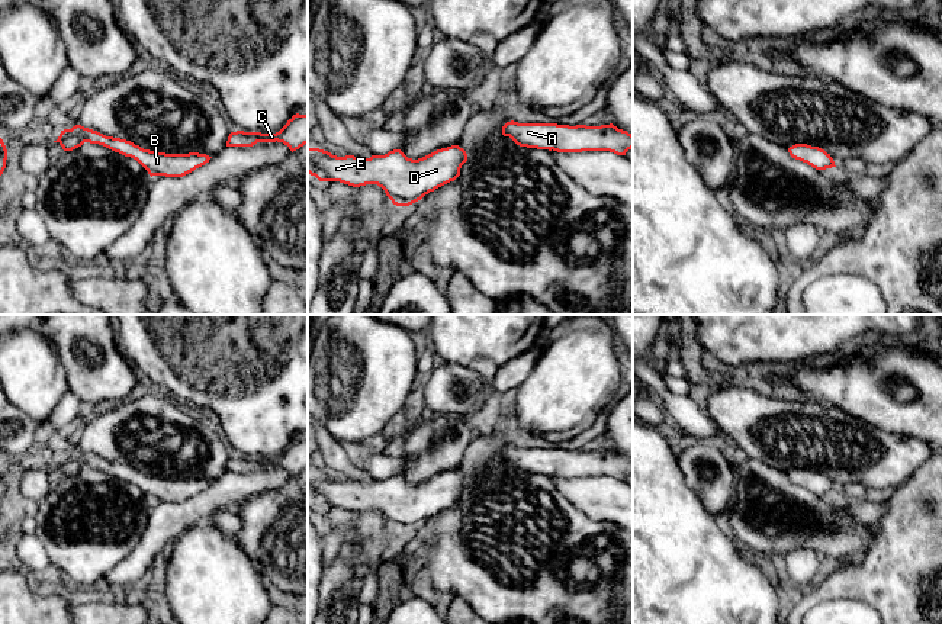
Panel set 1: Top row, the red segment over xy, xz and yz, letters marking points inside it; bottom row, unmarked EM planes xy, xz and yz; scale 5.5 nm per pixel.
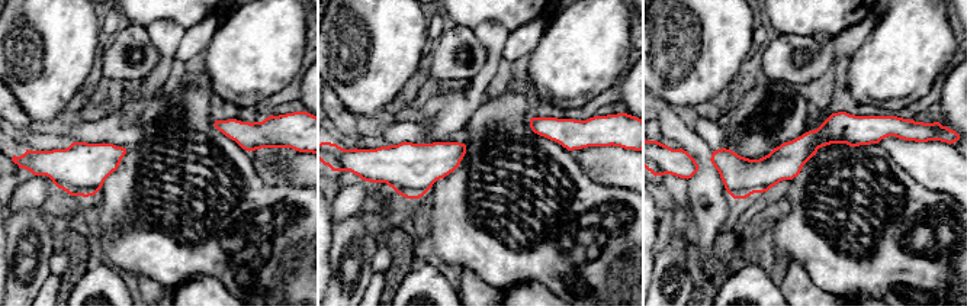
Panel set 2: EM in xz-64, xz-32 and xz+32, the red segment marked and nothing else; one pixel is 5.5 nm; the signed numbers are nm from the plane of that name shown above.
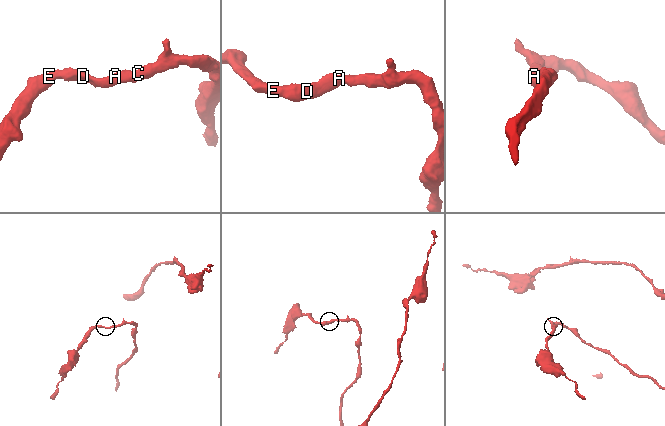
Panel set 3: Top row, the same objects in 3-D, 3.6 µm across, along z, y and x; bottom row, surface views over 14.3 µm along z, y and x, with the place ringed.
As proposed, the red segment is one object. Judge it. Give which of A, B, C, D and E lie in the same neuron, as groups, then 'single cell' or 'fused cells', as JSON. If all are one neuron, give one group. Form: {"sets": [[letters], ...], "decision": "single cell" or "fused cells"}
{"sets": [["A", "B", "C", "D", "E"]], "decision": "single cell"}

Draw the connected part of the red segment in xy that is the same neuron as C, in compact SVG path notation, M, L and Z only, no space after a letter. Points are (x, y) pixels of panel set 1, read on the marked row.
M308 113L293 115L287 123L276 134L261 132L231 132L226 147L253 147L257 142L283 142L293 152L308 144Z

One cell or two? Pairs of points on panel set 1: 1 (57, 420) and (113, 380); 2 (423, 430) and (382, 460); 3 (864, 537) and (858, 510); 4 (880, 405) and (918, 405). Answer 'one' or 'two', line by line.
1: two
2: two
3: two
4: one

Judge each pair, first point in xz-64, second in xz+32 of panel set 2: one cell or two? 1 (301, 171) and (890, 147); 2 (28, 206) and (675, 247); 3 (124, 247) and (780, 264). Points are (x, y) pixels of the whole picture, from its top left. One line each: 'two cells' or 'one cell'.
1: one cell
2: one cell
3: two cells

